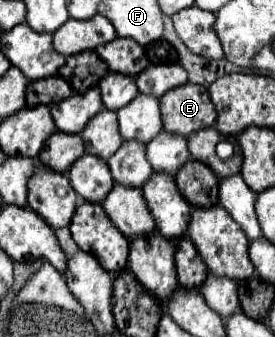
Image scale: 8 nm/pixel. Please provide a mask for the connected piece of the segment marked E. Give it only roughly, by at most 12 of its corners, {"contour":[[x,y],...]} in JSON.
{"contour":[[203,86],[159,98],[163,130],[189,138],[215,124]]}

